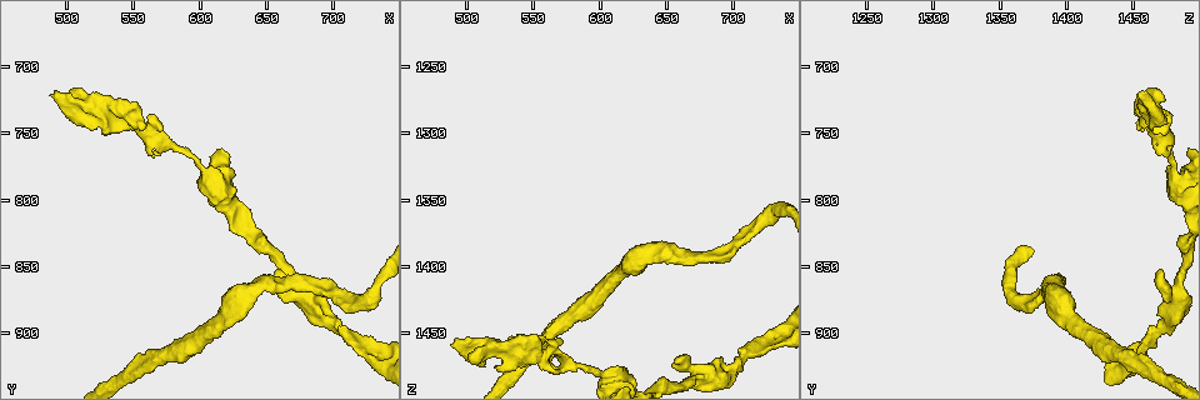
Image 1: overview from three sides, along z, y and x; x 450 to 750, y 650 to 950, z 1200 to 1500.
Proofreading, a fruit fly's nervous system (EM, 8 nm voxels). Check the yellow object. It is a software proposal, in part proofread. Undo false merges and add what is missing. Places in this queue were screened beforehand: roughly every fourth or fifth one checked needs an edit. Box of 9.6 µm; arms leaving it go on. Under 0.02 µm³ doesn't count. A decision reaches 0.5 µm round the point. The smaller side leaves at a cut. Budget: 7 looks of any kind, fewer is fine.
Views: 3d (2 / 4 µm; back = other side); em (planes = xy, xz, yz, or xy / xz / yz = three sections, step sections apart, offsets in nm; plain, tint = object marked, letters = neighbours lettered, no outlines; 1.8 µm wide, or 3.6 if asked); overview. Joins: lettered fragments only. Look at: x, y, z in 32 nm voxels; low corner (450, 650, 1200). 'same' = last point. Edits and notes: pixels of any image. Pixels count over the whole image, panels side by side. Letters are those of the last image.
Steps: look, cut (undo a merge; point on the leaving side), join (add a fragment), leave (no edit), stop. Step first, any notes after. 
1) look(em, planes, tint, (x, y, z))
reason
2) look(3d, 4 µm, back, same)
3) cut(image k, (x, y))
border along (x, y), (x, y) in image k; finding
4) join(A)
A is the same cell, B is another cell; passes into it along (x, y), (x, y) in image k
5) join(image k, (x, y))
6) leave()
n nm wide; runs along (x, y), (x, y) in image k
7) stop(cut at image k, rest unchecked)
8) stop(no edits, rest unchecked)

look(3d, 4 µm, (552, 742, 1466))

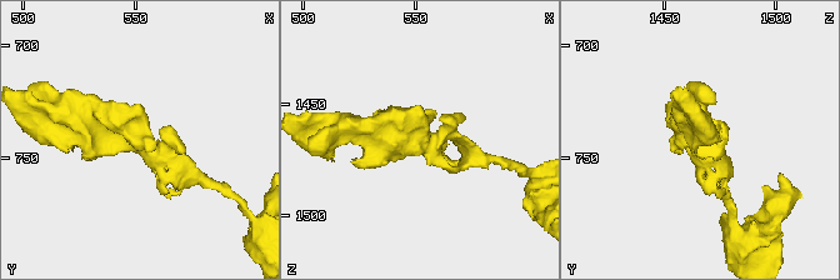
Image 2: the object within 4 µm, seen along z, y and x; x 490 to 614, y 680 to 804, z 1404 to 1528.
look(em, yz, step 8, tint, (554, 742, 1464))
3 arms; now the EM

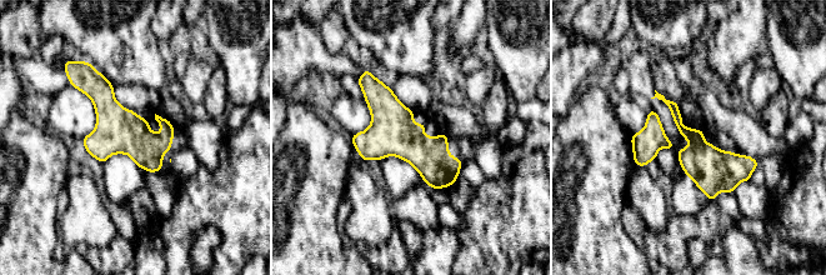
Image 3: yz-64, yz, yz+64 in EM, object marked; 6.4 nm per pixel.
look(em, yz, step 8, letters, same)

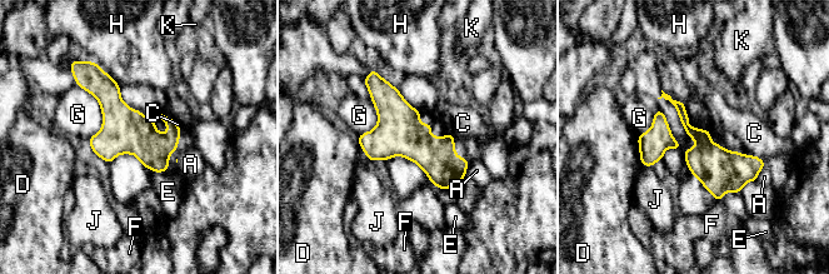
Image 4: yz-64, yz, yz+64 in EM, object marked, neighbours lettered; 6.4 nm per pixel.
leave()
240 nm wide; G touches over 360 nm; A, C, D, E, F, G, H, J and K are other cells; all the same neuron

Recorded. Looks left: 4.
look(3d, 4 µm, (656, 854, 1470))
free end

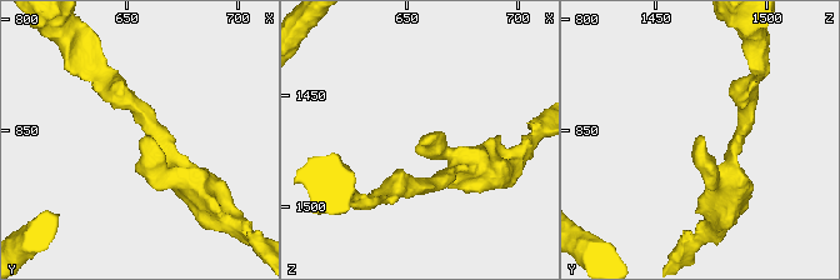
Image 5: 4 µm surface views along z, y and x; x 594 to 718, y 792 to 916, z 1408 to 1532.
look(em, planes, letters, (655, 854, 1472))

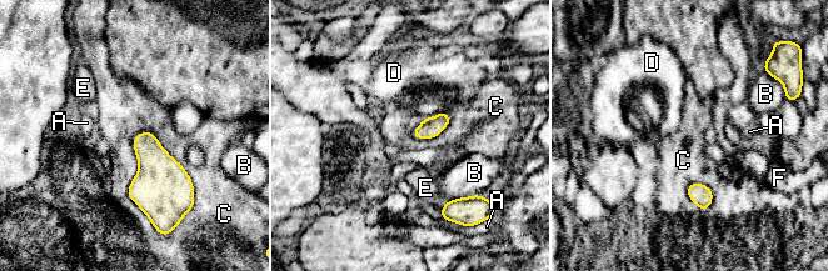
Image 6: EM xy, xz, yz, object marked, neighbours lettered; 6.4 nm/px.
leave()
C touches over 550 nm; A, B, C, D, E and F are other cells; border along (138, 133), (179, 162), (194, 195) in image 6; none of them fits

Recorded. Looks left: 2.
look(em, xz, step 16, letters, (702, 896, 1472))
thick turns thin

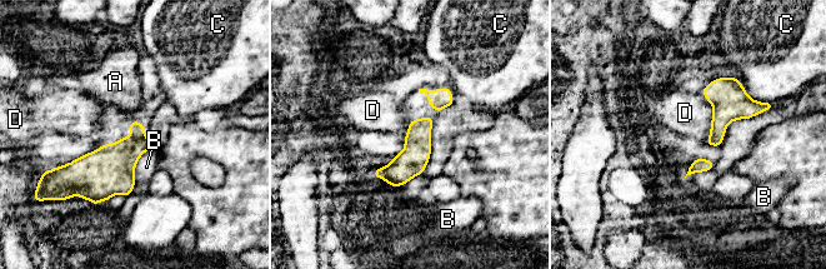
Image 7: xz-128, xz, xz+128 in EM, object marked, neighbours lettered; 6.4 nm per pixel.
leave()
A, B, C and D are other cells; border along (706, 99), (712, 119), (704, 142) in image 7; continuous, no second neuron

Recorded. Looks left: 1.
stop(no edits, rest unchecked)

